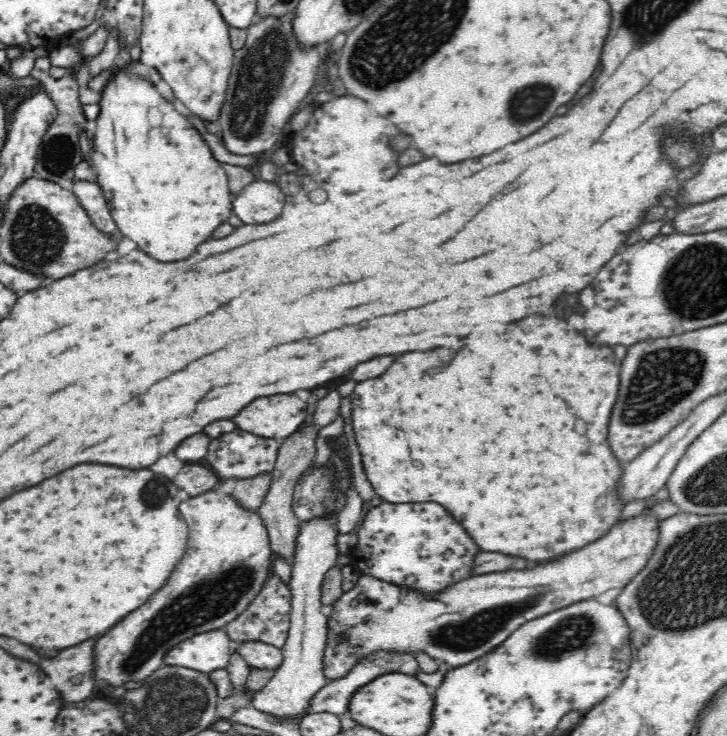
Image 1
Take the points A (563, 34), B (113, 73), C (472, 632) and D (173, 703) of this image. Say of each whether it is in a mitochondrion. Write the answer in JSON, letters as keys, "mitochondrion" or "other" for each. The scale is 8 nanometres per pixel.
{"A":"other","B":"other","C":"mitochondrion","D":"mitochondrion"}

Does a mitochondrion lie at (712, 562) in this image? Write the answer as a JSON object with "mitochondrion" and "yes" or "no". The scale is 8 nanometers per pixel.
{"mitochondrion":"yes"}

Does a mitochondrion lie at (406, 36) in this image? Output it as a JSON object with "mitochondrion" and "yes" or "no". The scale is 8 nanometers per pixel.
{"mitochondrion":"yes"}

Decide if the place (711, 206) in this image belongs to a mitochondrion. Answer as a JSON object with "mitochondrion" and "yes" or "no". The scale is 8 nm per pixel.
{"mitochondrion":"no"}

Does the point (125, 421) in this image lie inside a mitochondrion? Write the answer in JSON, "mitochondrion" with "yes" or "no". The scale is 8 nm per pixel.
{"mitochondrion":"no"}

